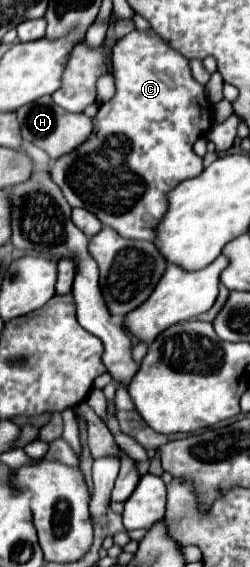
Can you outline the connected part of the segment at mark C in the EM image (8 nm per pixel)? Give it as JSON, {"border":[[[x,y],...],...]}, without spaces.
{"border":[[[134,29],[132,33],[124,35],[122,39],[118,39],[112,47],[112,53],[110,53],[110,69],[112,69],[112,75],[114,75],[114,81],[116,81],[116,97],[112,97],[110,101],[106,101],[100,109],[98,109],[98,115],[94,119],[94,131],[92,131],[92,137],[88,137],[88,141],[84,145],[80,145],[80,149],[60,157],[54,161],[54,167],[50,171],[50,177],[52,181],[62,189],[66,201],[70,203],[70,207],[82,207],[82,209],[88,209],[90,213],[94,213],[104,225],[116,229],[122,237],[128,237],[128,239],[142,239],[142,241],[156,241],[156,227],[160,223],[160,219],[164,217],[166,209],[168,209],[168,193],[184,179],[192,179],[192,177],[198,177],[202,173],[202,159],[194,153],[192,145],[210,131],[212,127],[212,105],[208,101],[208,97],[204,97],[204,87],[192,77],[190,73],[190,67],[188,67],[188,59],[184,55],[180,55],[176,49],[172,49],[158,33],[154,33],[152,29],[146,29],[146,31],[138,31]]]}

